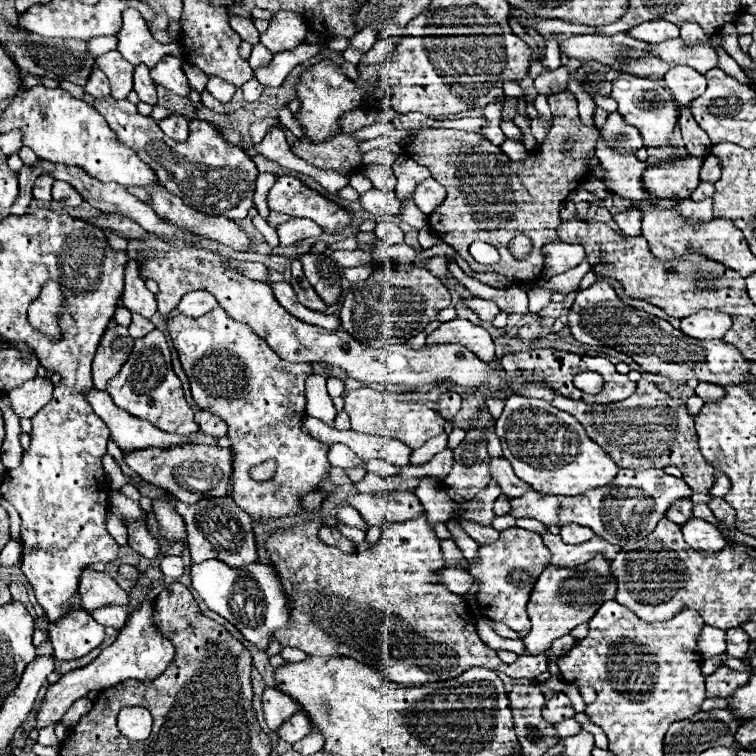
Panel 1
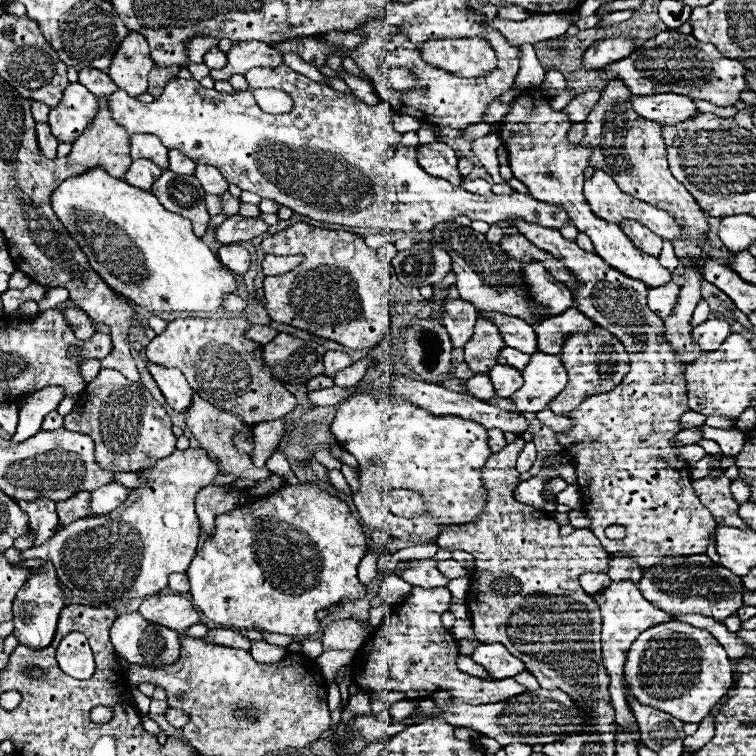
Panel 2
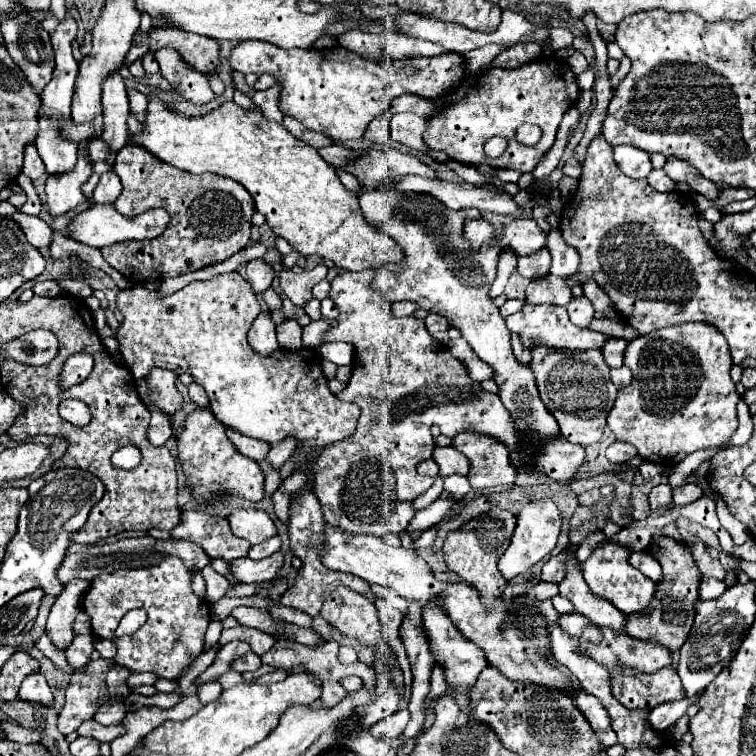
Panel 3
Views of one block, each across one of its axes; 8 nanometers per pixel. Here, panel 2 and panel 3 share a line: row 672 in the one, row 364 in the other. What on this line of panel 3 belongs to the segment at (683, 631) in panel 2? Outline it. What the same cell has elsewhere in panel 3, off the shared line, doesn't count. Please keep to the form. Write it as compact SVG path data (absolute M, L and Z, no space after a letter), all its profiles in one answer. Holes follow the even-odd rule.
M680 324L634 338L628 342L624 364L632 370L634 378L626 388L618 390L614 408L608 414L608 428L614 432L616 440L632 444L640 458L672 468L682 456L702 448L718 448L736 432L736 404L740 402L740 394L730 378L732 356L728 342L710 324Z

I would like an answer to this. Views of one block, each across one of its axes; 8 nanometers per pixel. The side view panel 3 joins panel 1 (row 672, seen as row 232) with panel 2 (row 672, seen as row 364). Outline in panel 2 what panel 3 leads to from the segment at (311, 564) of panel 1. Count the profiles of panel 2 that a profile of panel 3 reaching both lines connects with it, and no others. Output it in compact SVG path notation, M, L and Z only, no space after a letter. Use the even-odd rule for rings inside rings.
M480 644L474 654L472 660L482 664L492 678L512 678L516 674L526 672L526 666L522 660L518 660L516 656L512 656L504 644Z

